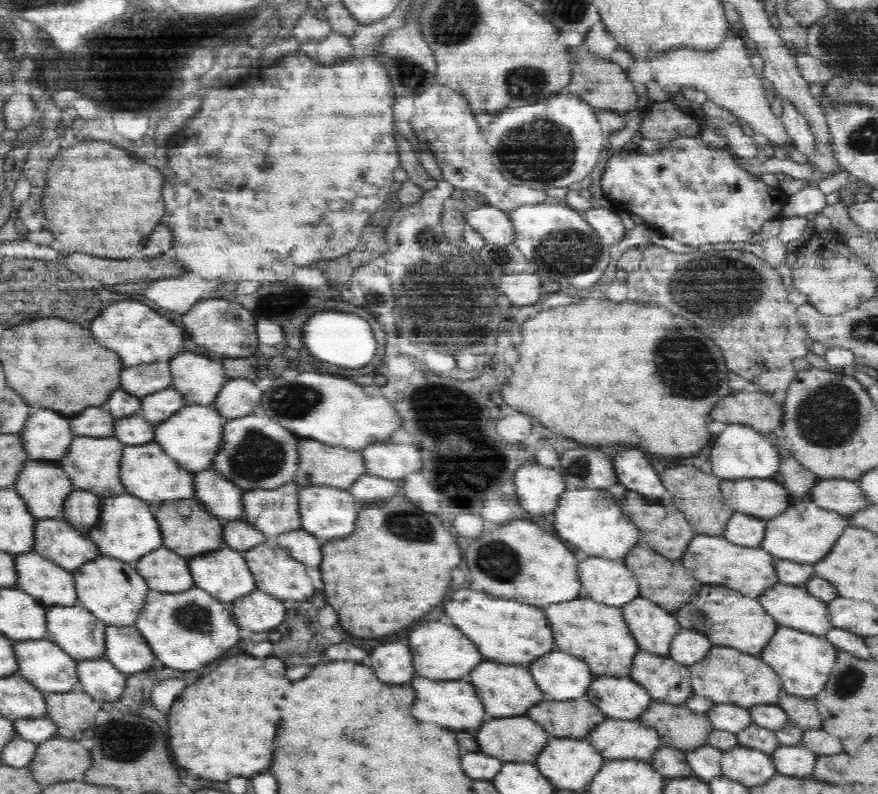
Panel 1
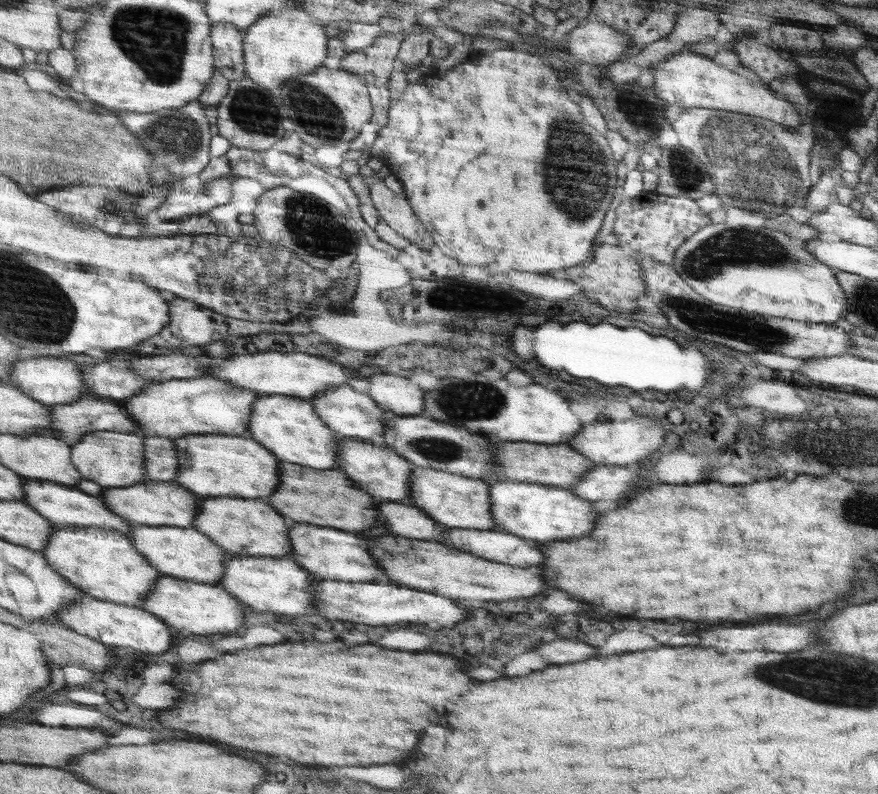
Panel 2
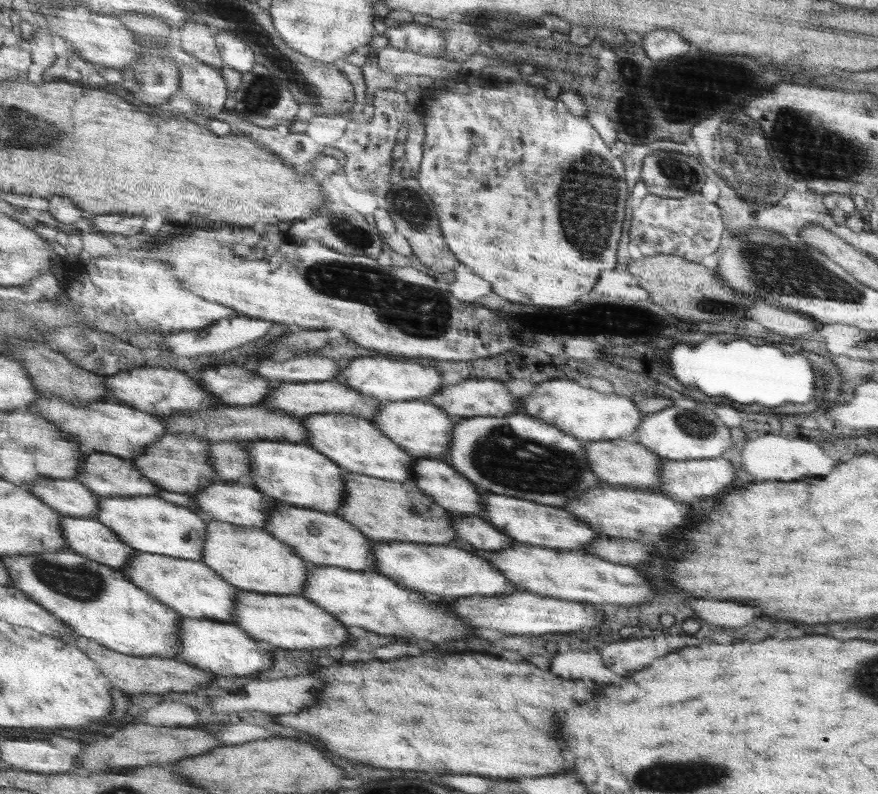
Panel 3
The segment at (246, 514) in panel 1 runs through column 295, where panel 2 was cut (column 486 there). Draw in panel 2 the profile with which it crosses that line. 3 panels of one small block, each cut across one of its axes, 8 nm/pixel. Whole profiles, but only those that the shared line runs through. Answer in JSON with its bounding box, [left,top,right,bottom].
[408,466,495,530]

